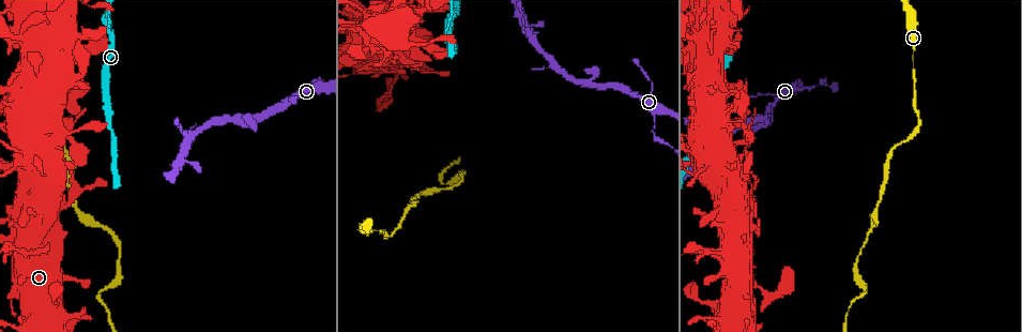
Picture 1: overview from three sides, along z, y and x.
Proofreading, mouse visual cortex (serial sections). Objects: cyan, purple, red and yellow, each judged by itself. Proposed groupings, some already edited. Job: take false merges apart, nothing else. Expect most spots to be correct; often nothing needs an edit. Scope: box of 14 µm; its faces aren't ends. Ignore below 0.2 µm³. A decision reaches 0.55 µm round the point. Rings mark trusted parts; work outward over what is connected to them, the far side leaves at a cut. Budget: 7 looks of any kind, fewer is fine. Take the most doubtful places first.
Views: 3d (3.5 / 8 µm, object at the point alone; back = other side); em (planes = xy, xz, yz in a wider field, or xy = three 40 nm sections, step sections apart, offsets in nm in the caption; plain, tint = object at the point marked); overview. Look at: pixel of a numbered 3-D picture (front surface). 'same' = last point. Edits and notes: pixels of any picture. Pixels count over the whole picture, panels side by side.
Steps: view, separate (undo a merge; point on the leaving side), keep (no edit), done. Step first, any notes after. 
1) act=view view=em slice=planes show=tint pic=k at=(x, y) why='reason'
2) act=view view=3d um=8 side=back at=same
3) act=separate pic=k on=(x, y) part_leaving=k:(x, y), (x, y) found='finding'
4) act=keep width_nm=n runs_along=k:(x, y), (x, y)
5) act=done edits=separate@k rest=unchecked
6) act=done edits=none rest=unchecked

act=view view=3d um=3.5 pic=1 at=(776, 296) why='sharp bend'

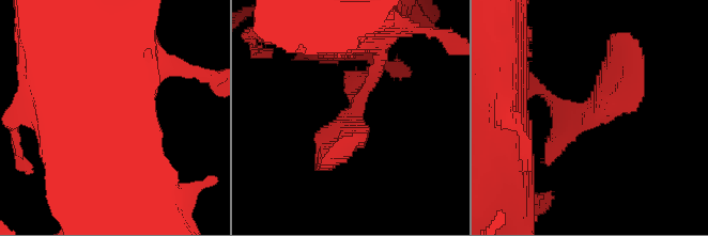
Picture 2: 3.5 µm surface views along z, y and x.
act=view view=em slice=xy step=2 show=tint pic=2 at=(597, 111) why='shape alone is not enough'

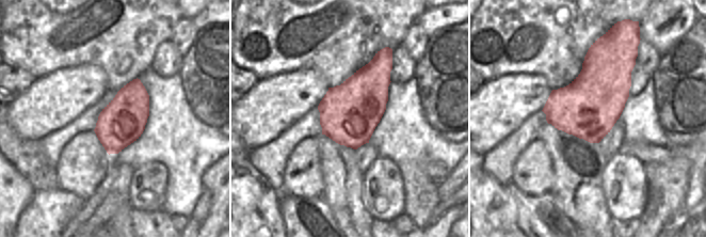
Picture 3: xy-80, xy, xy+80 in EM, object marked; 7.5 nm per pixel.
act=keep runs_along=2:(378, 68), (335, 156) found='one cell here'

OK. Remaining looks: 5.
act=view view=3d um=3.5 pic=1 at=(103, 21) why='arms part here'

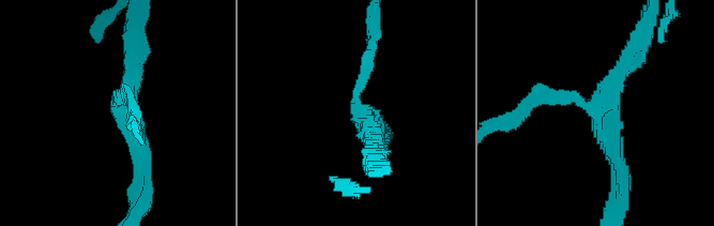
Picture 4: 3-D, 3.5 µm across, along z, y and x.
act=view view=em slice=xy step=2 show=tint pic=4 at=(599, 116) arms=3 arm_widths_nm=150,250,250 why='need the tissue'

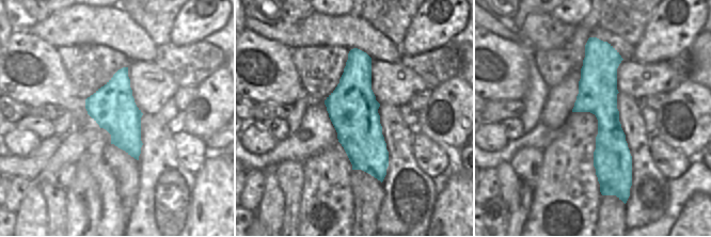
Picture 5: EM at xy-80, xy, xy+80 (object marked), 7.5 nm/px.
act=keep runs_along=4:(622, 177), (597, 115), (634, 51) found='one cell here'

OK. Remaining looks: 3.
act=view view=3d um=3.5 pic=1 at=(914, 90) why='thin neck'

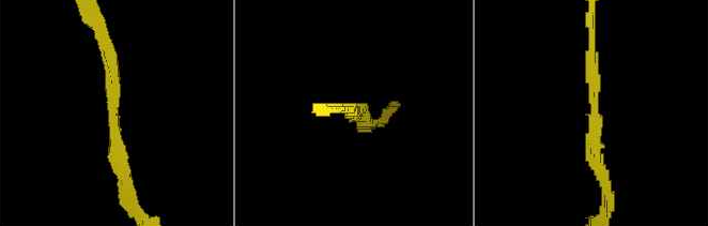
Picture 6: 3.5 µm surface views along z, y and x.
act=view view=em slice=xy step=5 show=tint pic=6 at=(593, 109) arm_widths_nm=200,200 why='need the tissue'

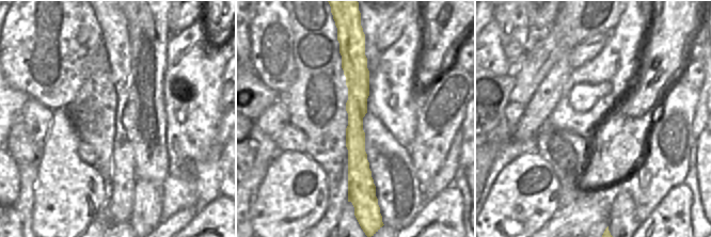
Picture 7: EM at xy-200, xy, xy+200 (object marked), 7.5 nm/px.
act=keep width_nm=160 runs_along=6:(104, 38), (123, 179) found='one cell here'

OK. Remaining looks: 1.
act=done edits=none rest=unchecked

